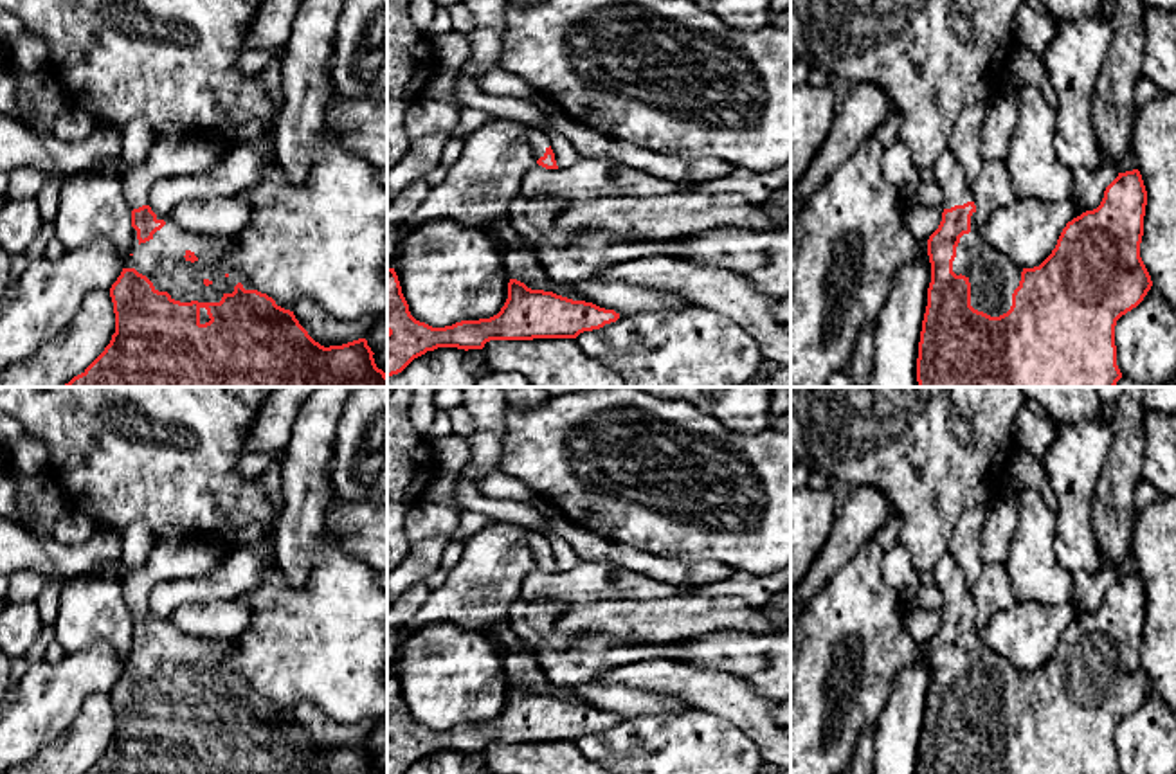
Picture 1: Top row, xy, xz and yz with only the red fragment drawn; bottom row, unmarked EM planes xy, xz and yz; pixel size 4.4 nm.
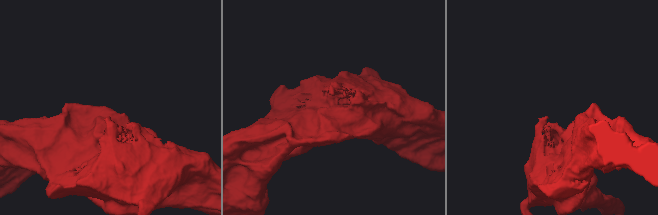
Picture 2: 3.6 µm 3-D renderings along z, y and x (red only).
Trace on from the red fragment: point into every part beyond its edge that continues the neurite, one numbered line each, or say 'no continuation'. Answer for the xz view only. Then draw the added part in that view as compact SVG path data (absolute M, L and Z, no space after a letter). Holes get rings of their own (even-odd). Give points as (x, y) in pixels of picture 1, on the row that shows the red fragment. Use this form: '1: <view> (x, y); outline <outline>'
1: xz (537, 139); outline M529 130L528 144L533 151L535 162L544 157L546 149L551 146L549 137L542 130Z

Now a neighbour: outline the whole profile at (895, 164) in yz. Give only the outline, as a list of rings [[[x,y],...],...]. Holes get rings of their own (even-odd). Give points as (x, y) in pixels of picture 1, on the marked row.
[[[895,140],[891,146],[884,148],[881,171],[884,178],[899,189],[899,194],[906,203],[915,200],[922,180],[908,148],[900,140]]]

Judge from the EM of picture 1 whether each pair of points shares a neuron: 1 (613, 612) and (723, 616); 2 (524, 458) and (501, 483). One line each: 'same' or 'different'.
1: same
2: different

